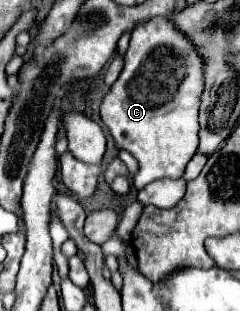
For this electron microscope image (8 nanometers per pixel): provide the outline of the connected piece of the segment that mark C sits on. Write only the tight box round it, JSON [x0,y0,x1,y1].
[100,16,204,190]

